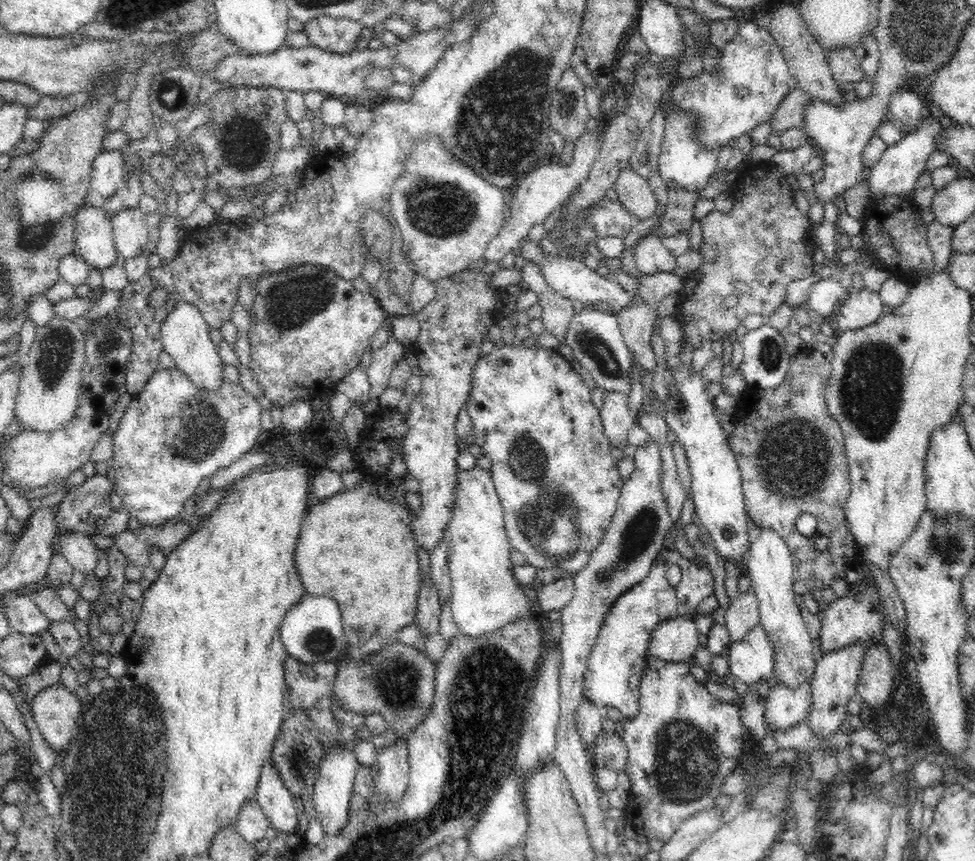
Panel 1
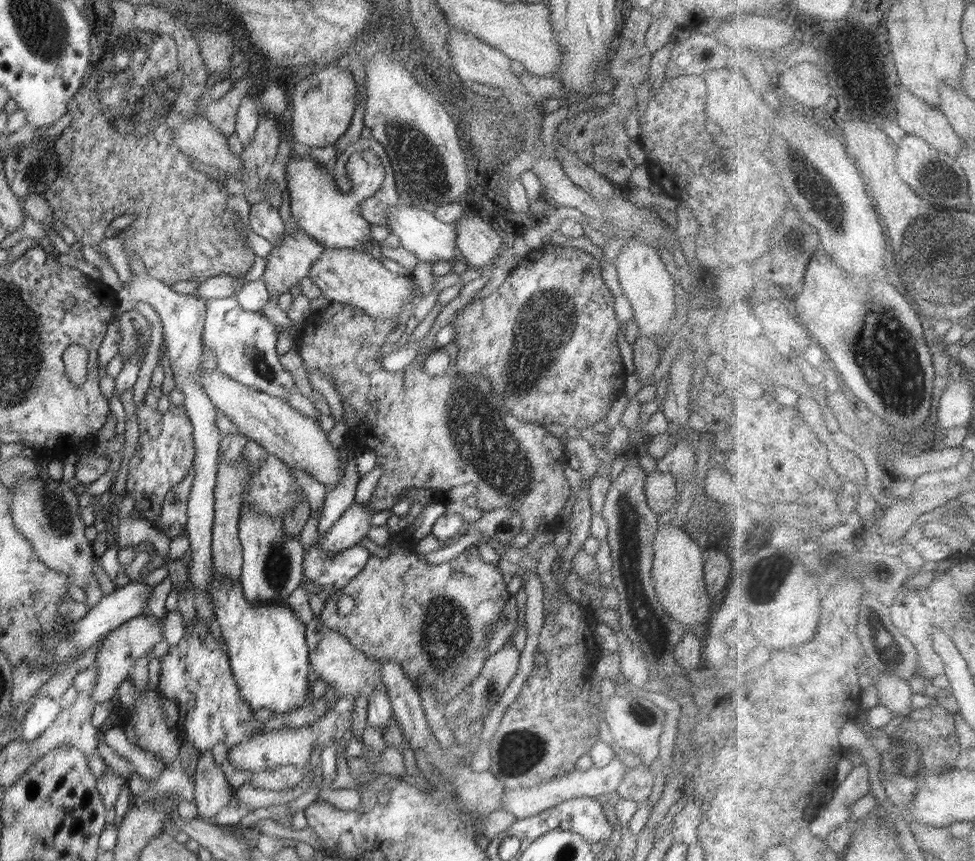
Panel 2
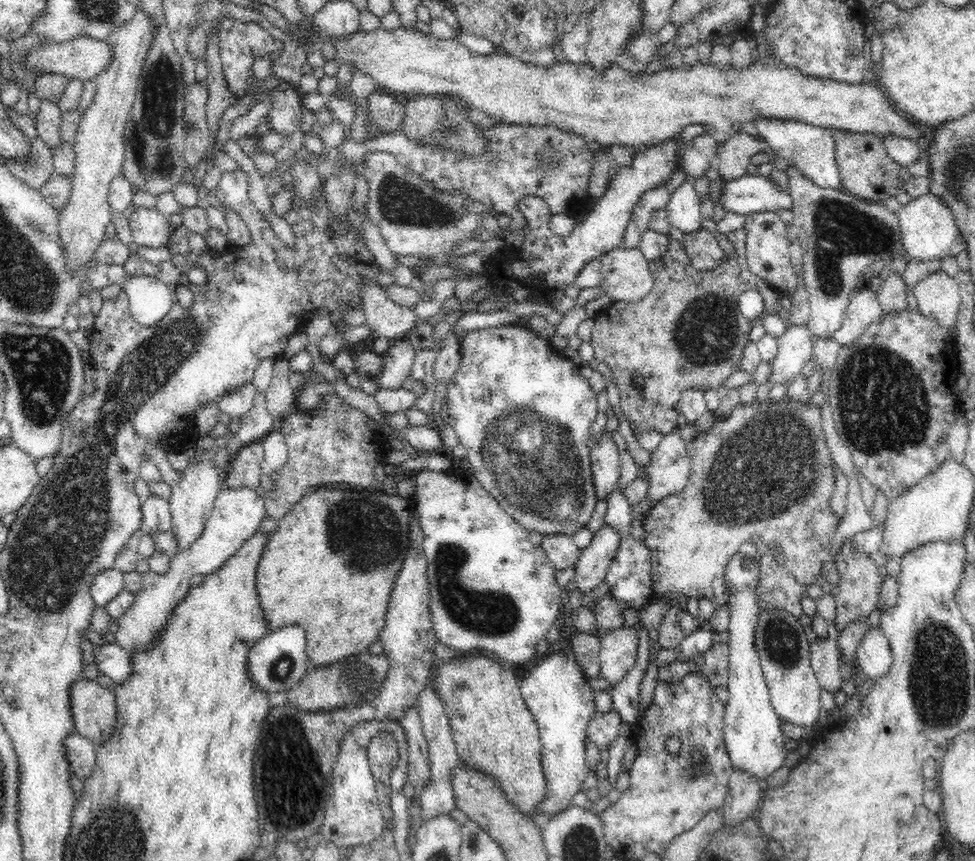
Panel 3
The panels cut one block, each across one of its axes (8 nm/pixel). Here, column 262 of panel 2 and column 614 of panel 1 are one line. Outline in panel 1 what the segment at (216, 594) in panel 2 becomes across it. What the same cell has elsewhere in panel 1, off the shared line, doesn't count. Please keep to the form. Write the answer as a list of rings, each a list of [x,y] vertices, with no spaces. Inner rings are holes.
[[[673,548],[660,550],[652,562],[648,576],[630,590],[621,594],[607,613],[599,630],[596,642],[588,655],[587,669],[584,673],[584,698],[592,701],[598,708],[616,708],[626,718],[634,718],[639,713],[639,686],[648,654],[650,633],[665,620],[676,617],[700,615],[695,609],[710,594],[714,593],[714,577],[704,558],[696,562],[684,558]],[[670,566],[681,568],[681,580],[672,586],[665,578]]]

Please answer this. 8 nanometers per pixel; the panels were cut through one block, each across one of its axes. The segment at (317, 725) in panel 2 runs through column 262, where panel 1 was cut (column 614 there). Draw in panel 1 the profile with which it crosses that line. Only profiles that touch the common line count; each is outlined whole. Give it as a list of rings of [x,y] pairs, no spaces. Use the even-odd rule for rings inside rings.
[[[602,731],[594,744],[592,763],[608,767],[616,772],[624,771],[628,762],[628,749],[624,739],[616,732]]]

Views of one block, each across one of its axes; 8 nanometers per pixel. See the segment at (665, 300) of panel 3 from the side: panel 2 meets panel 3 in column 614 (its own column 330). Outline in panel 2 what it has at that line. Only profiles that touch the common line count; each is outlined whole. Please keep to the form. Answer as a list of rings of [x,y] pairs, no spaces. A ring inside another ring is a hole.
[[[330,302],[326,308],[308,316],[297,334],[295,349],[304,359],[307,375],[318,369],[325,379],[334,383],[342,401],[347,434],[358,445],[368,446],[368,450],[378,457],[377,466],[382,467],[382,476],[366,507],[372,512],[391,509],[402,499],[399,494],[410,488],[429,488],[434,494],[434,502],[446,504],[449,490],[474,482],[478,491],[473,496],[478,499],[476,507],[482,512],[510,507],[522,519],[521,532],[534,532],[535,536],[560,530],[566,523],[558,514],[571,495],[564,475],[568,455],[562,439],[554,437],[548,427],[516,418],[508,412],[504,402],[492,394],[490,381],[484,376],[464,376],[458,374],[455,366],[448,366],[442,376],[431,377],[420,368],[420,363],[426,360],[424,356],[418,356],[418,364],[398,372],[383,370],[385,355],[380,349],[396,327],[386,319],[375,319],[353,306]]]

